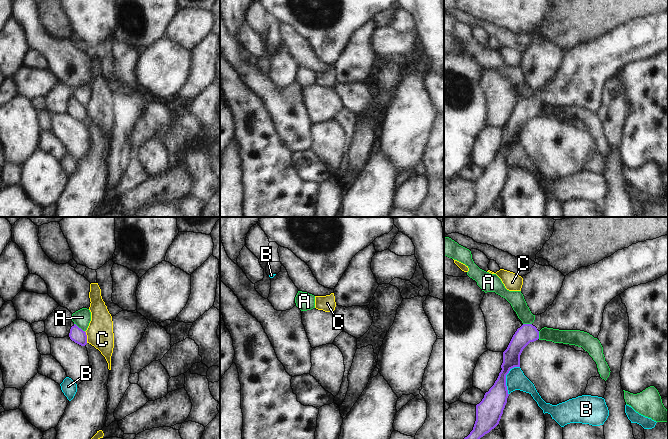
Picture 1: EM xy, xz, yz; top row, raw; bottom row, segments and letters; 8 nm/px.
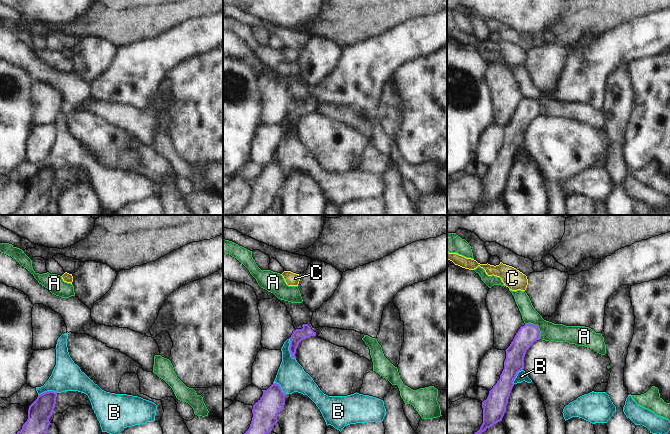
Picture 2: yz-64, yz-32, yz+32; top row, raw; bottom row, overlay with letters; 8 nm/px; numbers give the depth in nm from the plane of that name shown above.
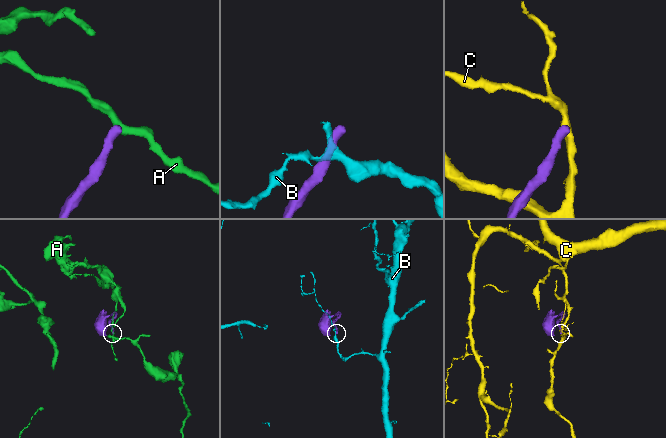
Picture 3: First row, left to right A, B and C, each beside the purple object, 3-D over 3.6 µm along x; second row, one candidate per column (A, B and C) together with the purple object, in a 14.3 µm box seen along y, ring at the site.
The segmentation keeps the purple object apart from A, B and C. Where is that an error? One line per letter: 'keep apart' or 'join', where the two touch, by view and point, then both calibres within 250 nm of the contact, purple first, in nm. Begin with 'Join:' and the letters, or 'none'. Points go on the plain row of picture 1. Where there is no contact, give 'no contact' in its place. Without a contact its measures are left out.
Join: none
A: keep apart; meets purple in xy at (78, 103); 120 nm thick on the purple side, 140 nm on the other
B: keep apart; meets purple in yz at (505, 154); 190 nm thick on the purple side, 160 nm on the other
C: keep apart; meets purple in xy at (86, 113); 120 nm thick on the purple side, 220 nm on the other

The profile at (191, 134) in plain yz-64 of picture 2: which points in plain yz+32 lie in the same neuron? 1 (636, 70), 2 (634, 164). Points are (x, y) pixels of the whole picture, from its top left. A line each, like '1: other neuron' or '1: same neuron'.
1: same neuron
2: same neuron

